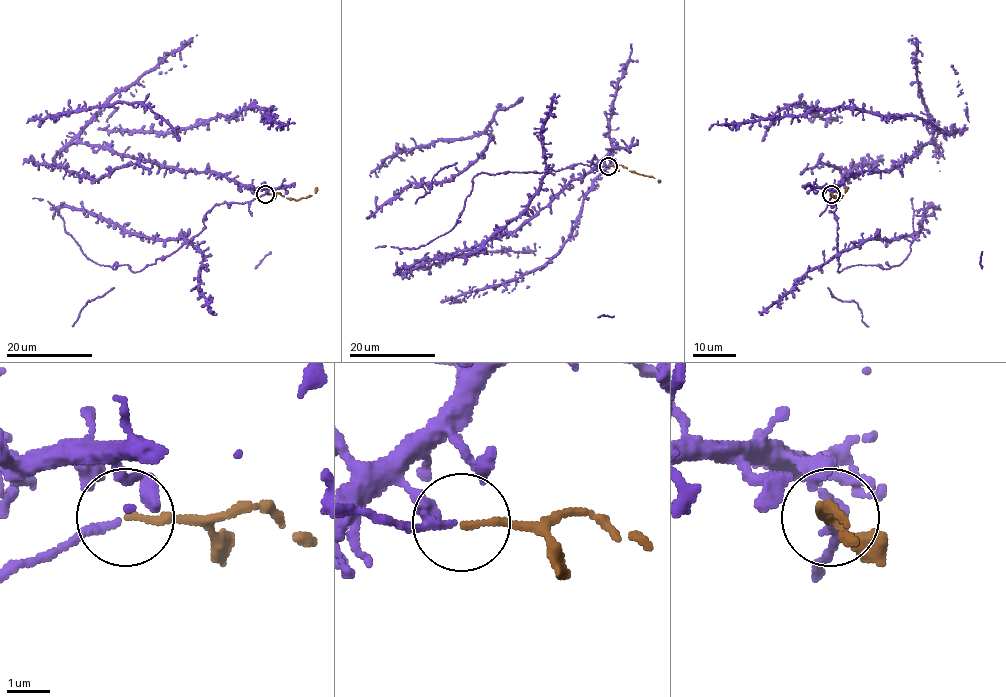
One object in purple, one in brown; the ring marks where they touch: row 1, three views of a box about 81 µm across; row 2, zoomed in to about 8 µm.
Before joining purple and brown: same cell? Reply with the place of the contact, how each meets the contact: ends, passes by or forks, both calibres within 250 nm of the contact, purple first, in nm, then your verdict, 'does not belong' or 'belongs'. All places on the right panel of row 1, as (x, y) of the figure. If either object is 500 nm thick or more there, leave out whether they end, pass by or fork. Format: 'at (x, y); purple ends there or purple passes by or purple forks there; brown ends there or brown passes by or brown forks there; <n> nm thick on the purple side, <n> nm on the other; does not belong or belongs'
at (831, 194); purple passes by; brown ends there; 120 nm thick on the purple side, 150 nm on the other; belongs

